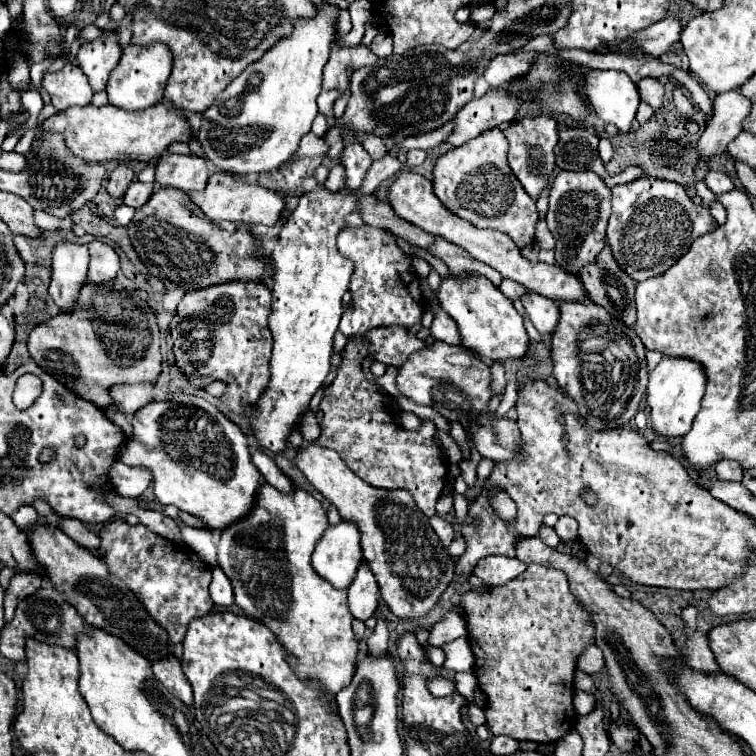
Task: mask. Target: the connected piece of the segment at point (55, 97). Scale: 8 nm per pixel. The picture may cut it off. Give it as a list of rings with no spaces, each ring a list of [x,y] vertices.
[[[67,63],[61,71],[49,73],[43,77],[43,87],[51,95],[51,103],[65,111],[73,105],[89,105],[93,99],[93,89],[85,77],[85,73]]]

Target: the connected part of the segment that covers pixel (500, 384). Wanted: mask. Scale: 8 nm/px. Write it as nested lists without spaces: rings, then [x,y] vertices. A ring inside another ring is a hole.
[[[501,363],[491,365],[491,381],[493,381],[491,389],[493,389],[493,393],[495,393],[495,395],[505,391],[505,383],[507,383],[507,381],[505,381],[505,375],[503,375],[503,365],[501,365]]]

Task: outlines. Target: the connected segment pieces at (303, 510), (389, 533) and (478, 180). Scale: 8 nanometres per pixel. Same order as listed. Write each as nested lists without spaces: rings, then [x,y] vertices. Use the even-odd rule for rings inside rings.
[[[263,483],[257,495],[257,503],[241,521],[267,521],[267,537],[269,537],[269,549],[255,549],[249,545],[249,539],[237,535],[237,527],[231,525],[221,533],[221,539],[217,543],[219,549],[219,567],[229,577],[233,591],[235,591],[235,603],[245,611],[245,615],[261,621],[267,625],[277,641],[285,645],[287,661],[293,665],[293,671],[301,681],[315,683],[323,695],[329,699],[329,709],[337,713],[335,695],[349,685],[355,673],[355,661],[357,661],[357,641],[353,639],[351,631],[351,613],[347,609],[347,591],[333,589],[329,583],[317,575],[317,571],[311,567],[311,553],[325,533],[327,525],[327,513],[323,505],[311,497],[303,489],[295,489],[293,495],[283,495],[275,487]]]
[[[309,443],[299,449],[297,467],[309,483],[339,509],[341,517],[357,521],[363,558],[379,583],[381,597],[389,611],[401,621],[423,619],[453,581],[455,559],[441,545],[441,541],[437,541],[429,519],[421,515],[413,503],[413,497],[407,491],[385,491],[367,485],[355,473],[347,471],[345,463],[339,459],[339,453],[333,453],[333,449],[323,449],[317,443]]]
[[[491,129],[465,145],[447,151],[435,163],[433,193],[457,217],[479,229],[503,231],[519,249],[523,249],[535,241],[539,213],[535,201],[521,189],[521,183],[507,165],[507,147],[505,135],[499,129]]]

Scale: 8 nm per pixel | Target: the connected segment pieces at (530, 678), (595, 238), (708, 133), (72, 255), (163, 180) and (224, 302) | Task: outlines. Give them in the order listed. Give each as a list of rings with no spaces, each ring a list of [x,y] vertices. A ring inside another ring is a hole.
[[[529,565],[525,573],[505,585],[483,583],[481,589],[467,591],[461,597],[461,607],[467,621],[469,645],[475,655],[473,673],[485,695],[483,711],[491,735],[505,735],[515,741],[533,743],[555,743],[565,737],[577,721],[573,709],[573,675],[577,657],[593,645],[593,621],[589,621],[589,613],[577,605],[565,573],[541,565]]]
[[[559,171],[553,181],[549,195],[547,225],[553,233],[555,245],[555,263],[565,269],[565,273],[579,277],[585,265],[597,261],[597,253],[605,247],[605,229],[611,215],[611,189],[591,171]]]
[[[739,91],[719,93],[713,101],[715,115],[707,119],[707,127],[697,143],[699,161],[709,161],[715,155],[723,155],[727,145],[743,131],[741,121],[749,113],[749,99]]]
[[[59,243],[53,249],[53,275],[49,283],[49,295],[61,313],[73,313],[81,285],[87,283],[89,251],[87,245]]]
[[[165,155],[157,163],[157,183],[185,193],[205,189],[209,181],[207,161],[197,155]]]
[[[233,281],[189,291],[171,319],[175,363],[189,381],[223,381],[227,385],[221,401],[231,413],[243,415],[261,397],[269,383],[269,357],[273,337],[267,327],[271,295],[265,285]]]

